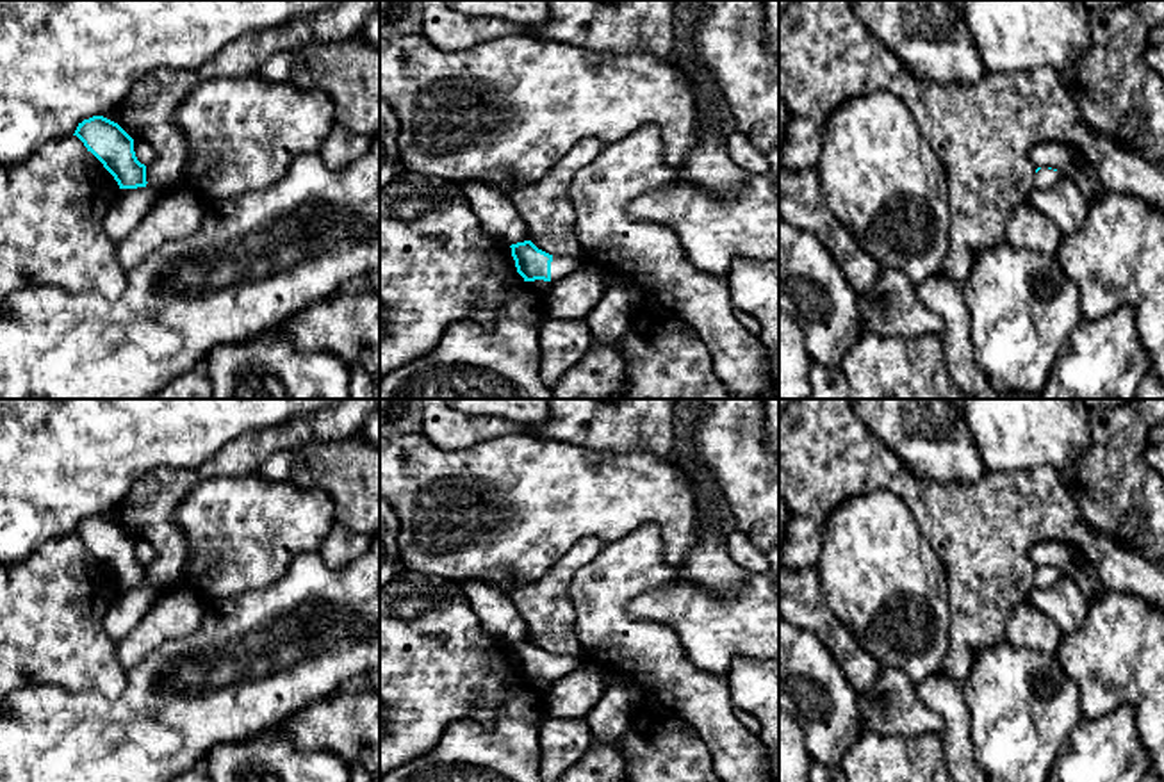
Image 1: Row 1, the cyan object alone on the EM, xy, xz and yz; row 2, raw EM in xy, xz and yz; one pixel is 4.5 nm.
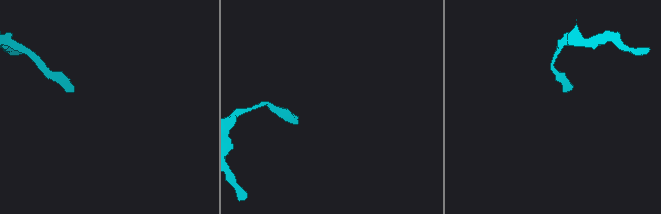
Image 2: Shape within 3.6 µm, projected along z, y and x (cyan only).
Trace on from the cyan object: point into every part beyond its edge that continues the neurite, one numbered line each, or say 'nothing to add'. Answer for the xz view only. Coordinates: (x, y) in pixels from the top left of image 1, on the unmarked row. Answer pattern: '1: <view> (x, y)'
1: xz (562, 665)

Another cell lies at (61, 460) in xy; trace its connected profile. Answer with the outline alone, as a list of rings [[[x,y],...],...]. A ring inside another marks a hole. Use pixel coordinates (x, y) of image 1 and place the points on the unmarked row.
[[[0,399],[0,563],[25,559],[45,543],[59,542],[75,533],[77,525],[93,515],[112,513],[132,485],[157,467],[194,468],[217,456],[244,433],[276,428],[282,422],[317,415],[339,399]]]

